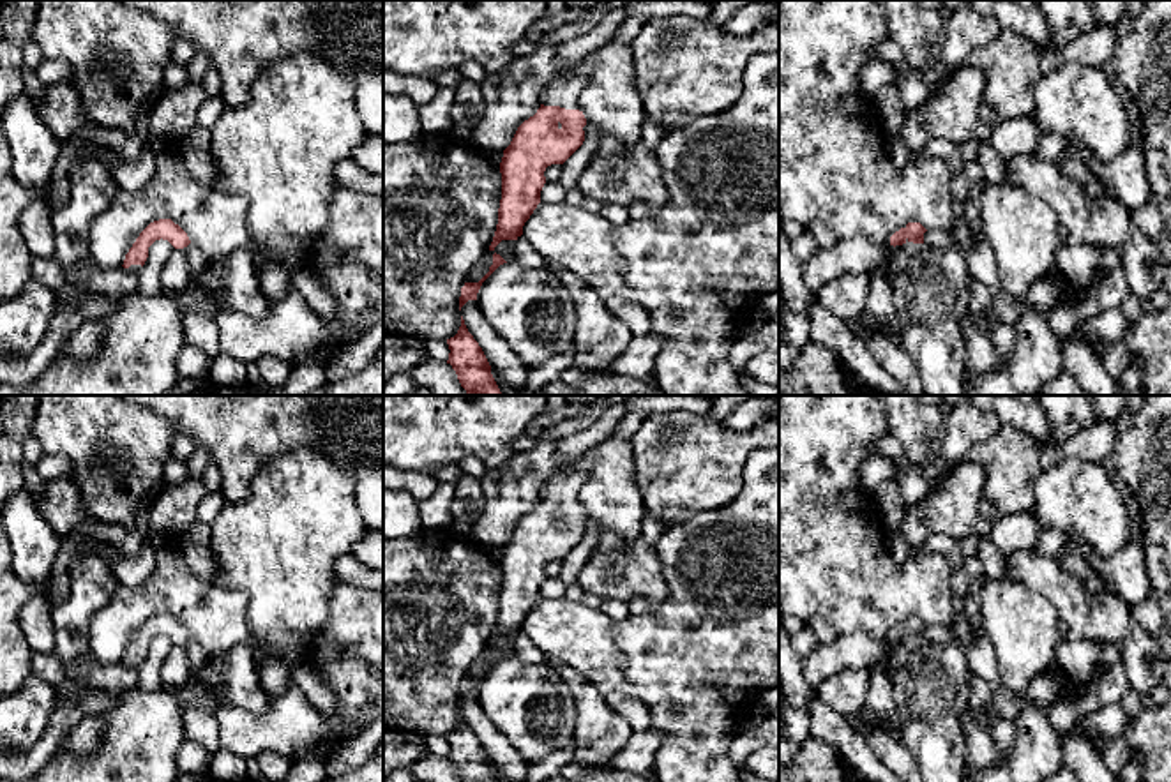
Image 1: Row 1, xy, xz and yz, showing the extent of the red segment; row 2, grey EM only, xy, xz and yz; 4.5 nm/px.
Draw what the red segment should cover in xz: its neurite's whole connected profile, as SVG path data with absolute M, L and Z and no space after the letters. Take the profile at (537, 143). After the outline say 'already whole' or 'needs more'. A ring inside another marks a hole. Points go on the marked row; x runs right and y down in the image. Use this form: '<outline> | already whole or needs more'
M567 74L540 92L540 108L525 120L500 162L502 199L498 224L489 251L502 240L518 240L523 226L540 203L544 171L563 164L585 141L586 118L579 94L586 85L583 74Z | needs more

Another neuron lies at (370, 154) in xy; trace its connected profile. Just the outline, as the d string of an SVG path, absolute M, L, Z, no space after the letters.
M367 134L351 159L364 169L383 177L383 134Z

